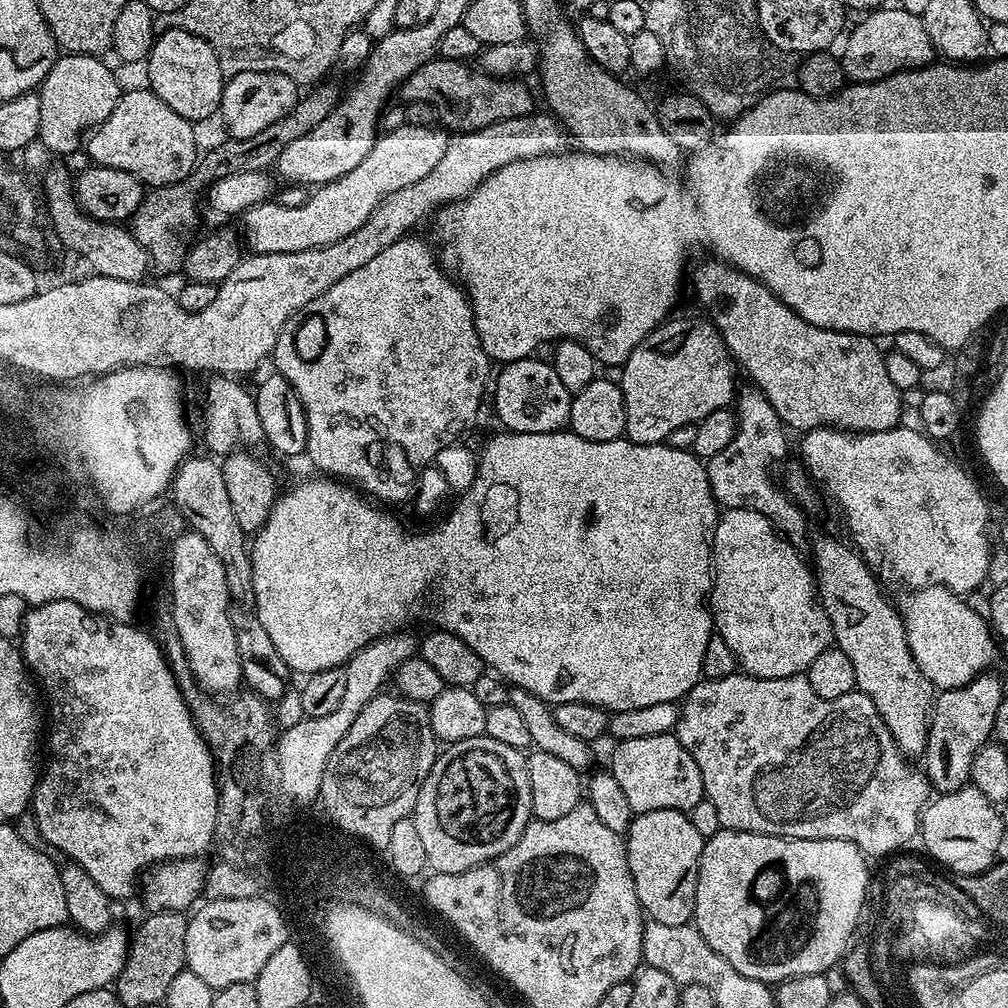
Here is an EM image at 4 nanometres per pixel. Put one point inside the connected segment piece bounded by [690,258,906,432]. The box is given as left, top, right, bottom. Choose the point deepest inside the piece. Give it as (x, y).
(815, 378)

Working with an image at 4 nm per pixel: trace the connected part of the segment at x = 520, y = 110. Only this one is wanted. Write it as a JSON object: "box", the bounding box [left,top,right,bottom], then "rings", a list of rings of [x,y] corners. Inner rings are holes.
{"box":[398,58,533,134],"rings":[[[433,58],[430,62],[422,65],[417,72],[410,74],[410,78],[404,80],[398,89],[399,95],[404,95],[406,98],[405,101],[407,101],[408,104],[421,102],[427,105],[434,113],[435,119],[440,119],[441,122],[439,121],[439,123],[443,125],[445,129],[451,130],[456,134],[473,132],[479,128],[485,128],[486,126],[497,124],[510,118],[522,118],[523,116],[533,115],[532,92],[524,85],[525,81],[523,79],[490,76],[483,70],[468,67],[472,66],[459,60]]]}

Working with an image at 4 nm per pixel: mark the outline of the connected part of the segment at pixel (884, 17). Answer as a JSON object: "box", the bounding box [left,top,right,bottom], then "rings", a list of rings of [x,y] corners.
{"box":[839,6,934,84],"rings":[[[881,6],[865,15],[847,33],[843,41],[844,52],[839,53],[845,77],[853,84],[869,84],[895,72],[908,72],[911,68],[925,68],[933,63],[934,49],[921,17],[908,13],[899,6]]]}

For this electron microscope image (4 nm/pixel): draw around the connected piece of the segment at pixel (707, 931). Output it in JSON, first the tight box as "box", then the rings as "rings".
{"box":[694,828,868,985],"rings":[[[721,828],[718,834],[707,837],[704,841],[700,869],[698,870],[698,882],[696,883],[696,911],[694,923],[696,929],[710,942],[710,946],[738,974],[746,974],[746,978],[758,978],[767,984],[775,985],[782,980],[789,980],[802,974],[824,974],[843,961],[850,945],[853,943],[852,931],[860,920],[860,911],[864,908],[864,895],[868,892],[868,864],[863,852],[858,846],[841,840],[787,840],[784,836],[763,836],[757,832],[739,832],[733,828]]]}

